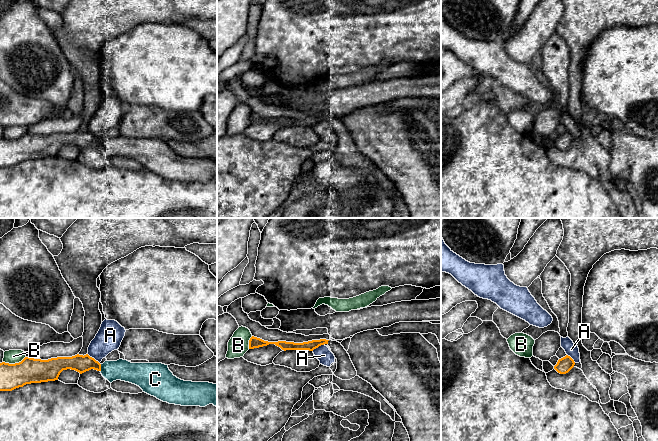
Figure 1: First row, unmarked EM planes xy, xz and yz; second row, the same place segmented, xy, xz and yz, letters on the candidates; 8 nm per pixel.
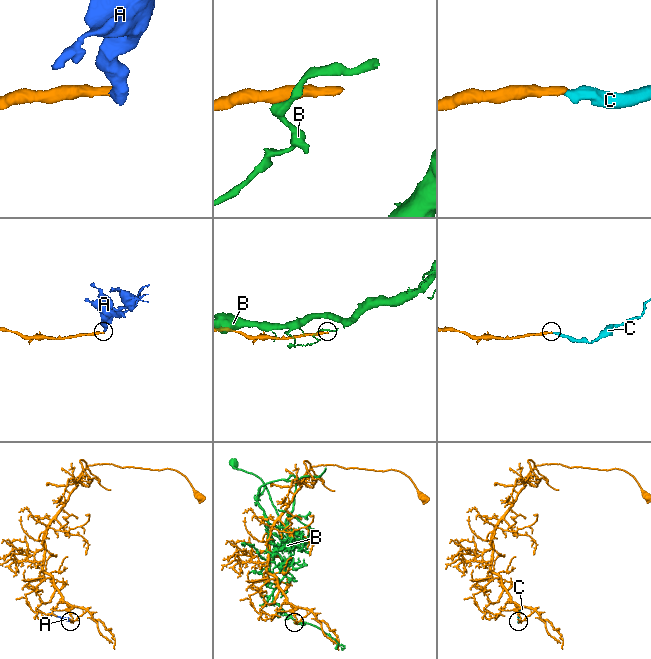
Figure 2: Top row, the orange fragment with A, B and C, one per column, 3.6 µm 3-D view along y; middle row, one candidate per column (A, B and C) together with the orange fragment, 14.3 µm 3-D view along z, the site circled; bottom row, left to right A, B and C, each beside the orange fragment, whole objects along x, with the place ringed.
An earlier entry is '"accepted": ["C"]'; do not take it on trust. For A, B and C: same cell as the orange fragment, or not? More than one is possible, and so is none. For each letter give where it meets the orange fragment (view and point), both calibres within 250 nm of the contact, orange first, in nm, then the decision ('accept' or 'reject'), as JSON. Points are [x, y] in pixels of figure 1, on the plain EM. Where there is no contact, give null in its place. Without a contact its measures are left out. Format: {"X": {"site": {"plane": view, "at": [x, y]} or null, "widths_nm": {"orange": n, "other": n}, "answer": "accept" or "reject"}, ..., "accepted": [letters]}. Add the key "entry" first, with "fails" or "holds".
{"entry": "holds", "A": {"site": {"plane": "xy", "at": [93, 134]}, "widths_nm": {"orange": 140, "other": 200}, "answer": "reject"}, "B": {"site": {"plane": "xy", "at": [15, 139]}, "widths_nm": {"orange": 200, "other": 110}, "answer": "reject"}, "C": {"site": {"plane": "xy", "at": [100, 144]}, "widths_nm": {"orange": 140, "other": 170}, "answer": "accept"}, "accepted": ["C"]}

